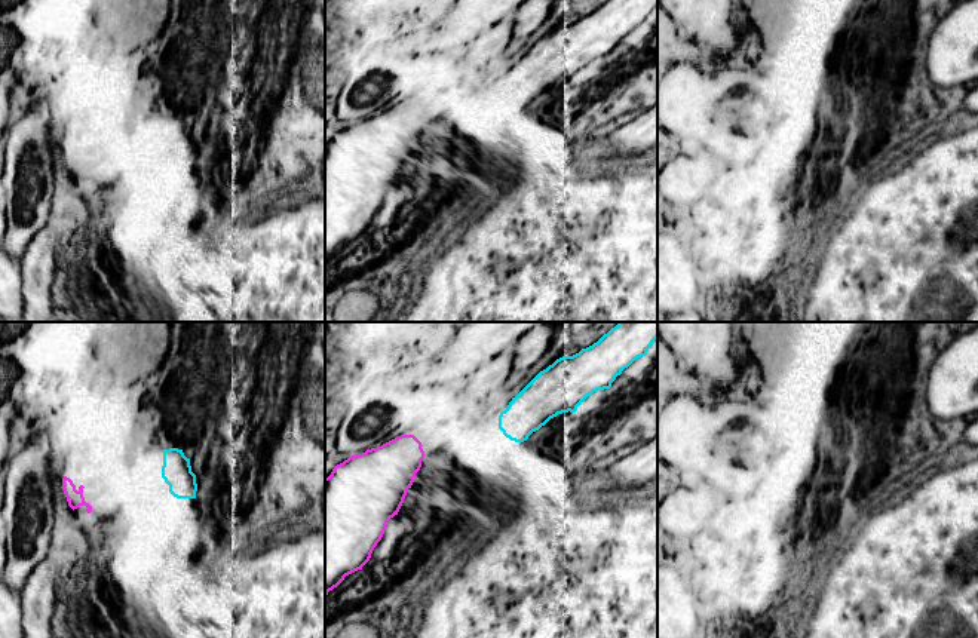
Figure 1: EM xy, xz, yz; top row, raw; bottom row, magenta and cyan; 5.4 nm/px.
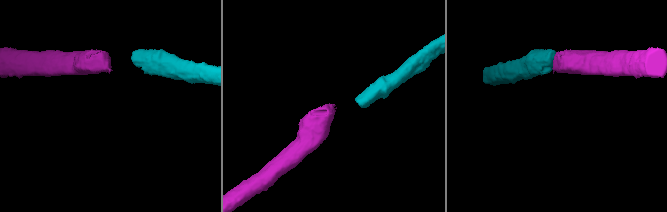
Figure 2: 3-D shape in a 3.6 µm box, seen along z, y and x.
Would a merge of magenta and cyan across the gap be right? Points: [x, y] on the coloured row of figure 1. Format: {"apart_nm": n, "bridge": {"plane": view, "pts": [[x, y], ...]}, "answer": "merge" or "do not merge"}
{"apart_nm": 420, "bridge": {"plane": "xy", "pts": [[91, 506], [162, 477]]}, "answer": "merge"}

